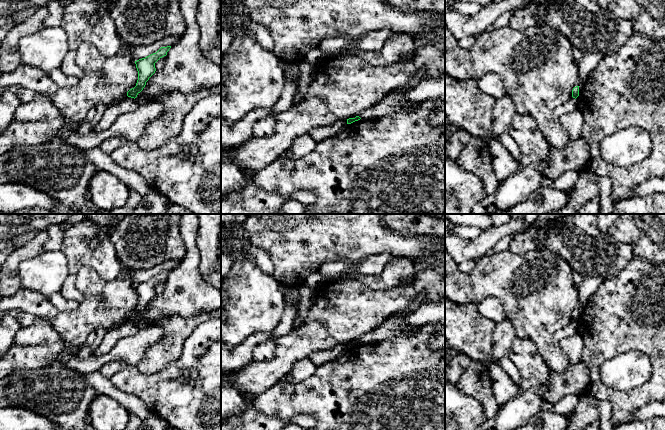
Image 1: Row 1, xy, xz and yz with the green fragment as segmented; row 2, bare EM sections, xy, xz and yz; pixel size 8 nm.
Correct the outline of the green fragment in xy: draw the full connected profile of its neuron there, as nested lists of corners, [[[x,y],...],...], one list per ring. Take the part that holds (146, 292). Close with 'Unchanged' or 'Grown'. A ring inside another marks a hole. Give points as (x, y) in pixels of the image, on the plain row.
[[[171,270],[161,271],[156,277],[153,277],[145,282],[135,285],[138,295],[138,304],[136,310],[127,316],[127,320],[136,322],[137,319],[143,314],[146,306],[155,297],[155,287],[162,281],[167,279]]]. Unchanged

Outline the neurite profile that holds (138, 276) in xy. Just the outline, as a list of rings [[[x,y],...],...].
[[[176,259],[168,260],[162,263],[161,265],[158,265],[147,270],[130,271],[128,275],[132,280],[133,284],[137,285],[153,277],[156,277],[161,271],[173,270],[175,267],[179,265],[179,263],[180,261]]]

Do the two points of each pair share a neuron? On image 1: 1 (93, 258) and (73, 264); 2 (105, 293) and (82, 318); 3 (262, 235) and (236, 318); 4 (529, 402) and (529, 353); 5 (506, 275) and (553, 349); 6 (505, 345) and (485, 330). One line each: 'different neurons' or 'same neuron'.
1: same neuron
2: same neuron
3: different neurons
4: same neuron
5: same neuron
6: different neurons

